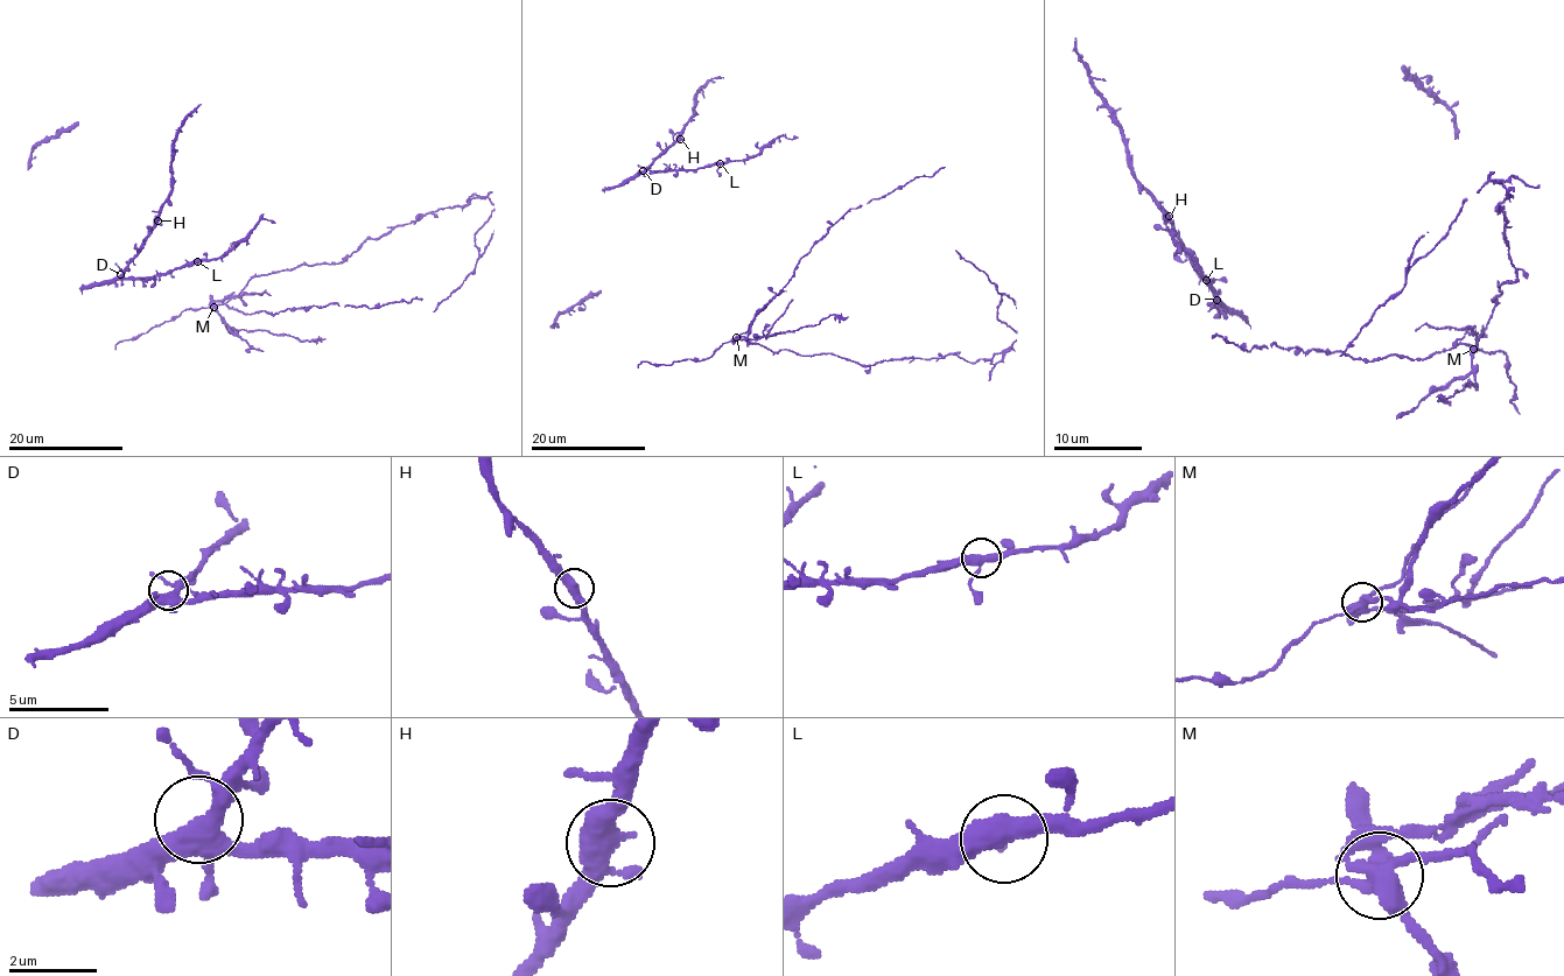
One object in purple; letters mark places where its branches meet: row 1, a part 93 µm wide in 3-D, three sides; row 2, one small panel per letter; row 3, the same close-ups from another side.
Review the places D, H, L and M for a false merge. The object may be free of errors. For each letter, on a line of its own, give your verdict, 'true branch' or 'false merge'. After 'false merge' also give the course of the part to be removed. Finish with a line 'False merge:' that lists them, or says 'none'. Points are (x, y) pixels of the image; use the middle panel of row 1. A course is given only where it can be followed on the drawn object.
D: true branch
H: true branch
L: true branch
M: false merge | (736, 338), (865, 365), (951, 353), (976, 362), (1003, 353), (1017, 334), (997, 316), (1001, 295), (955, 251)
False merge: M

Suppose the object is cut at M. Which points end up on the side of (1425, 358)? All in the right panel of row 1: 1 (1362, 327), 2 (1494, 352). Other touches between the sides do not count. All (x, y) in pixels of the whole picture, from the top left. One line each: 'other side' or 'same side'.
1: other side
2: same side

